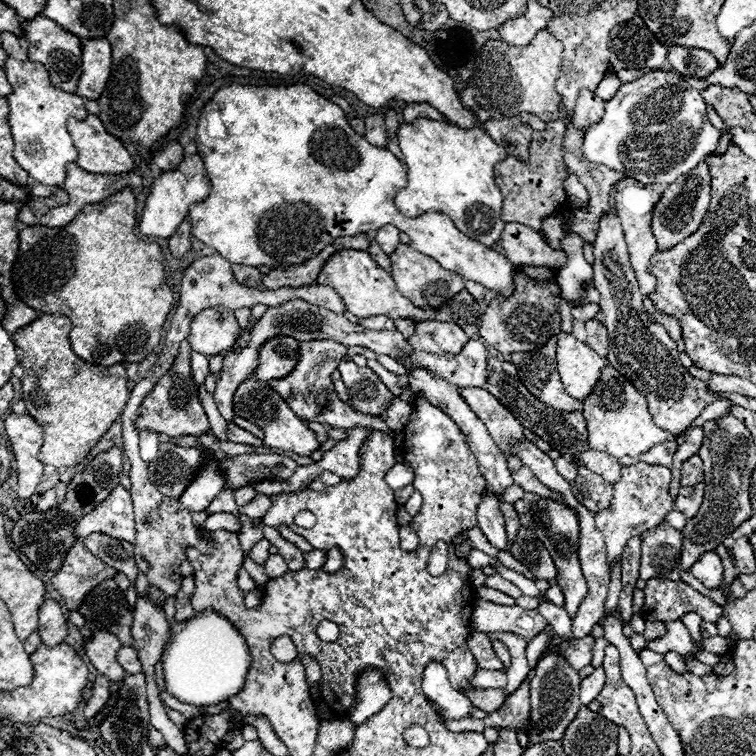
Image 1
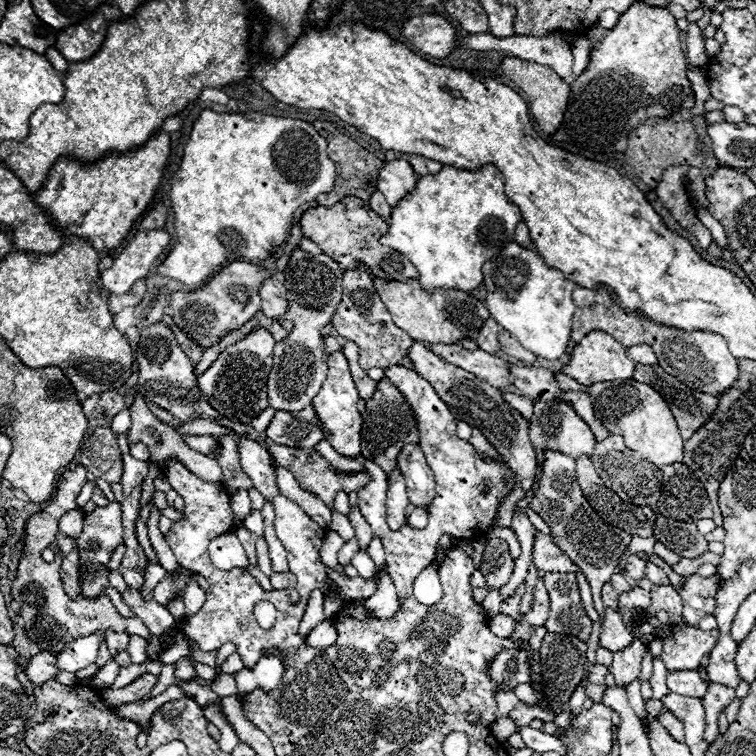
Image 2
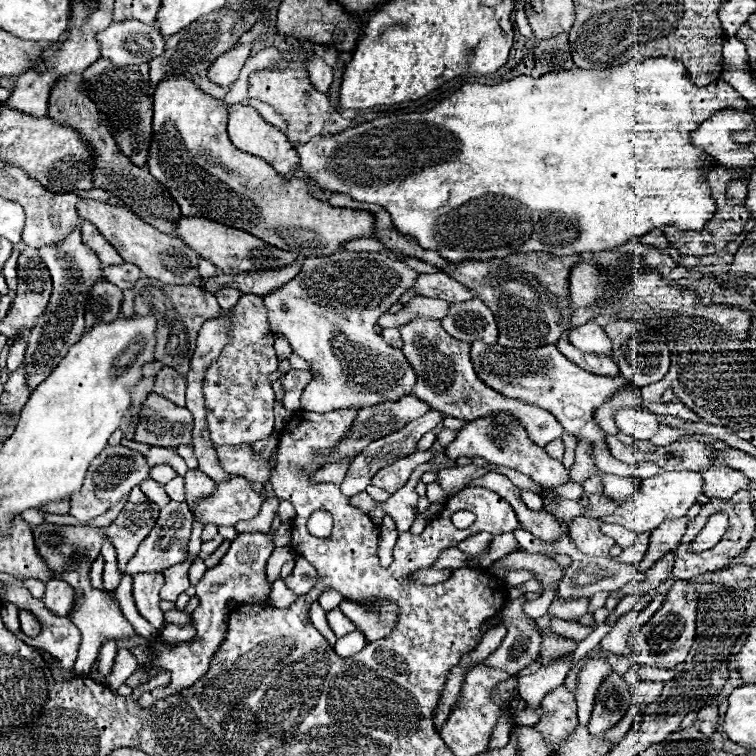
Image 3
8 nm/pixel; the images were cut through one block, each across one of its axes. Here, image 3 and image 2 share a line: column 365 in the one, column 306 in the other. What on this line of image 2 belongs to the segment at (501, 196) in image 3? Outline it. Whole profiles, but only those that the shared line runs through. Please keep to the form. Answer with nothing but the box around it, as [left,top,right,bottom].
[158,110,336,286]

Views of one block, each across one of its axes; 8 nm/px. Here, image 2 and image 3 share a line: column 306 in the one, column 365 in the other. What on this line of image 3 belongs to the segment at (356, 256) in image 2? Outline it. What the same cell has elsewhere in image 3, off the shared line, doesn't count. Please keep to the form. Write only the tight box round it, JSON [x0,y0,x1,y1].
[148,76,374,258]

